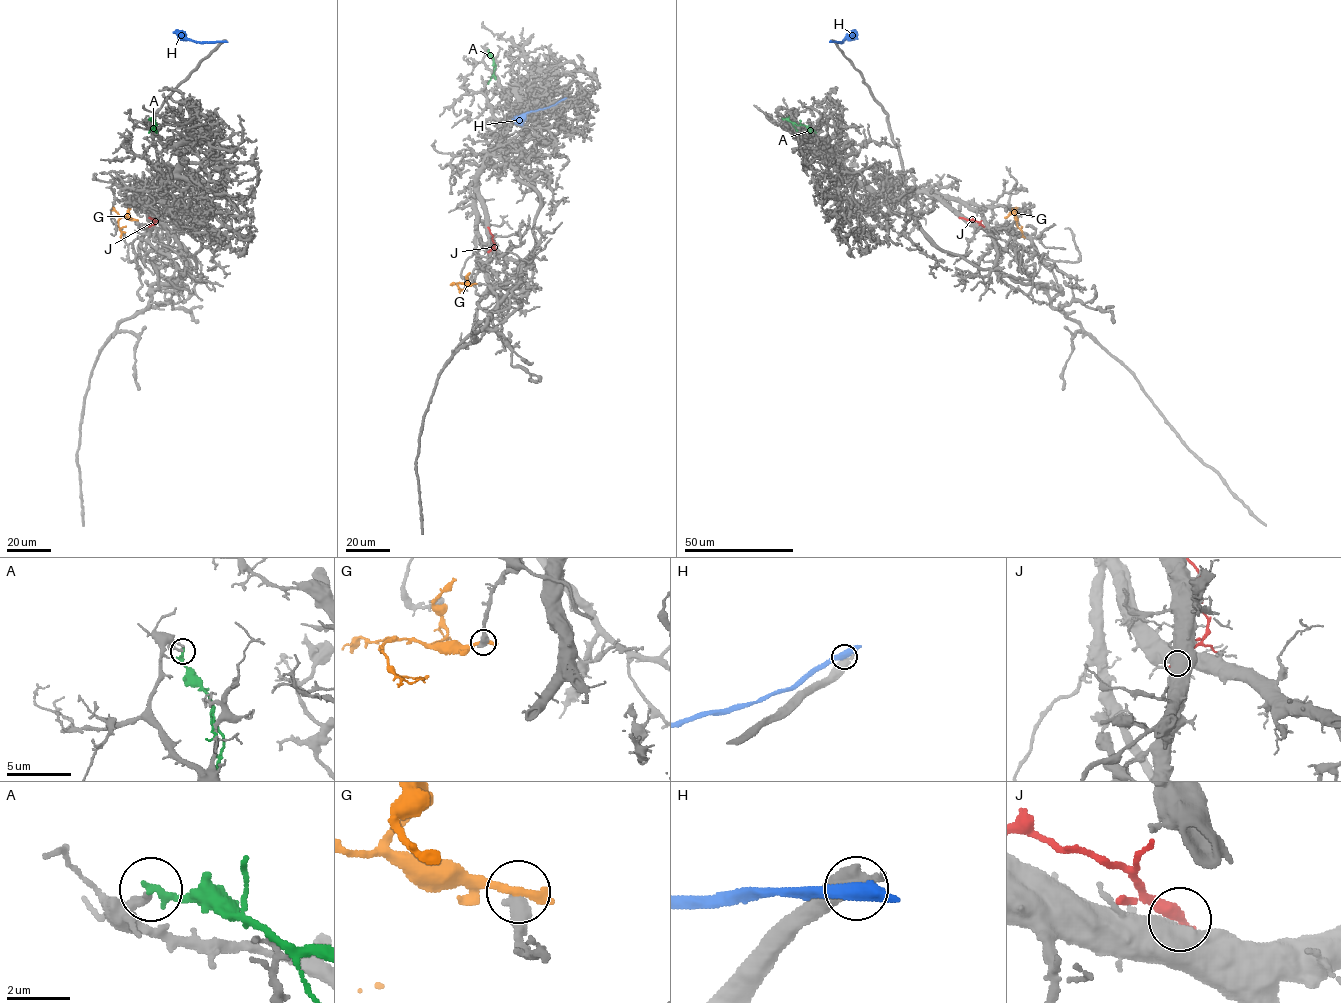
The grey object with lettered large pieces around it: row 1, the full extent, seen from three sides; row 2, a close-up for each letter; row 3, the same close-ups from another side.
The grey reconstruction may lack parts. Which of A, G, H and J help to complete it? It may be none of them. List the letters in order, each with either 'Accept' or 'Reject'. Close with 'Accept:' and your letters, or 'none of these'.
A: Reject
G: Reject
H: Reject
J: Reject
Accept: none of these

